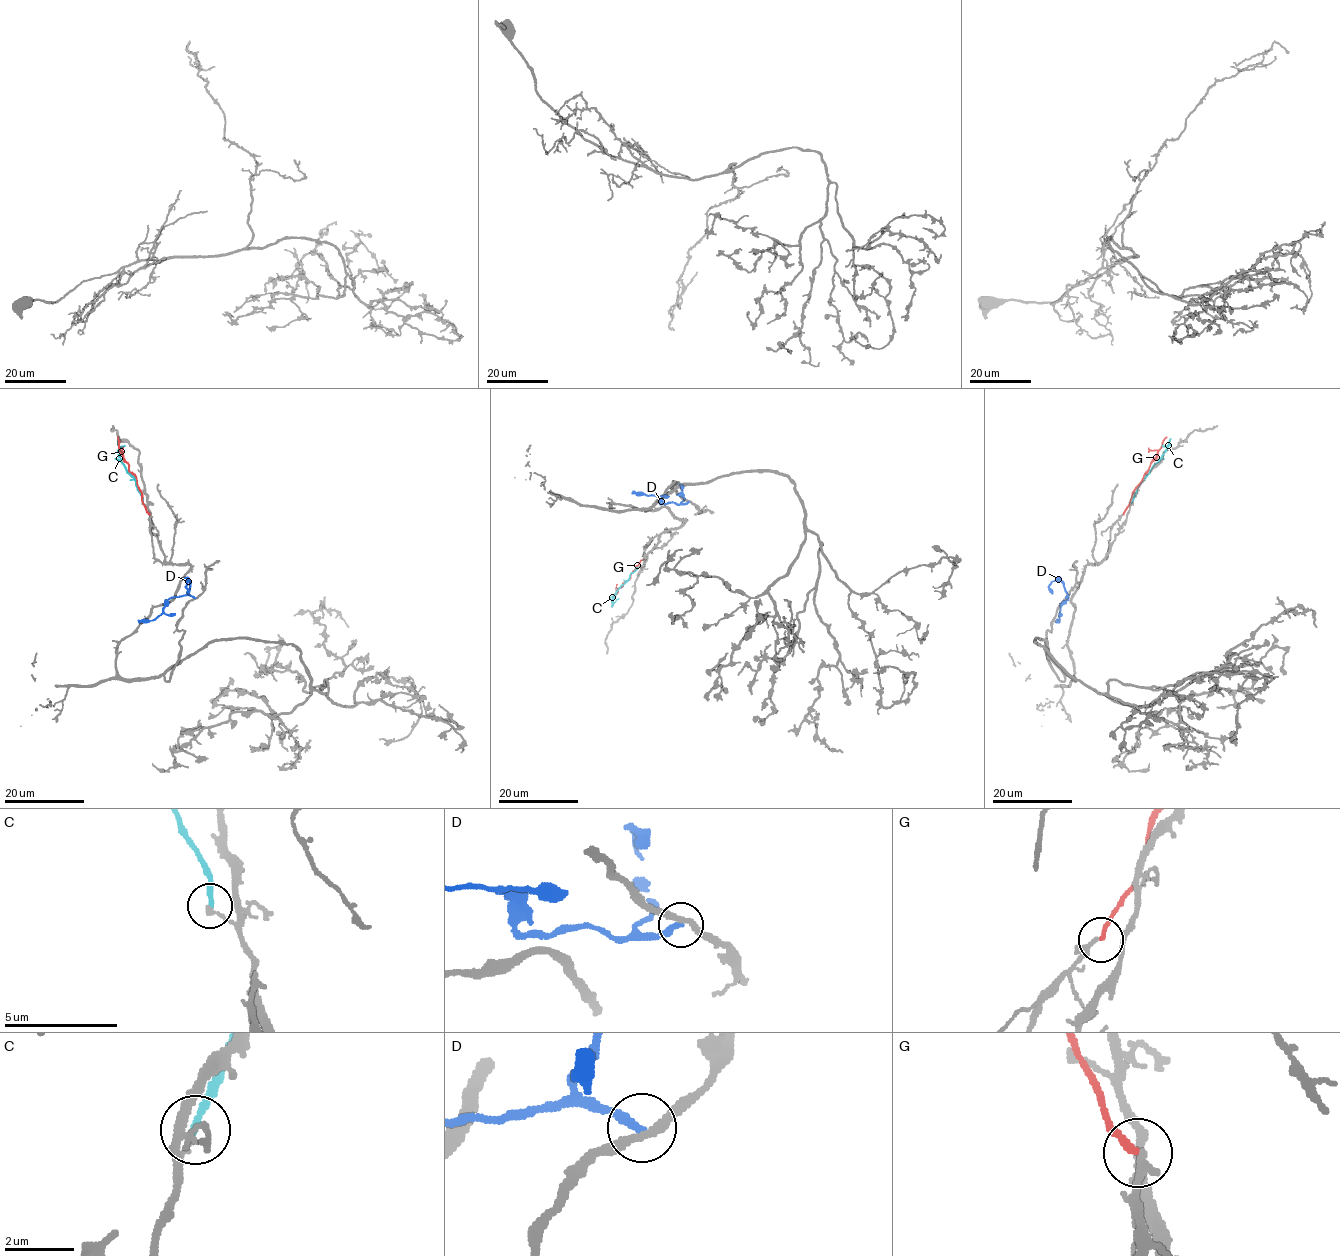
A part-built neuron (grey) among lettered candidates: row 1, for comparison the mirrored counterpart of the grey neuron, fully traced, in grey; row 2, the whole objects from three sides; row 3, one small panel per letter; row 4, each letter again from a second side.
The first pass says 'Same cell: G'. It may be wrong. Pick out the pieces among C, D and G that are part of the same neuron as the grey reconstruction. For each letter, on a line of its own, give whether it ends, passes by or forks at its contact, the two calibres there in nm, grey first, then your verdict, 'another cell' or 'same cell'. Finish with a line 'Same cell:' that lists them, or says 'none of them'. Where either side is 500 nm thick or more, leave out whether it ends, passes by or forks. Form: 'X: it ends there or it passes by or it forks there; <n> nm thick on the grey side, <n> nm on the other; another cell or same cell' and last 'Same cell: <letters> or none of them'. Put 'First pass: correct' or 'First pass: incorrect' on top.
First pass: correct
C: it ends there; 130 nm thick on the grey side, 200 nm on the other; another cell
D: it ends there; 260 nm thick on the grey side, 240 nm on the other; another cell
G: it ends there; 190 nm thick on the grey side, 180 nm on the other; same cell
Same cell: G

